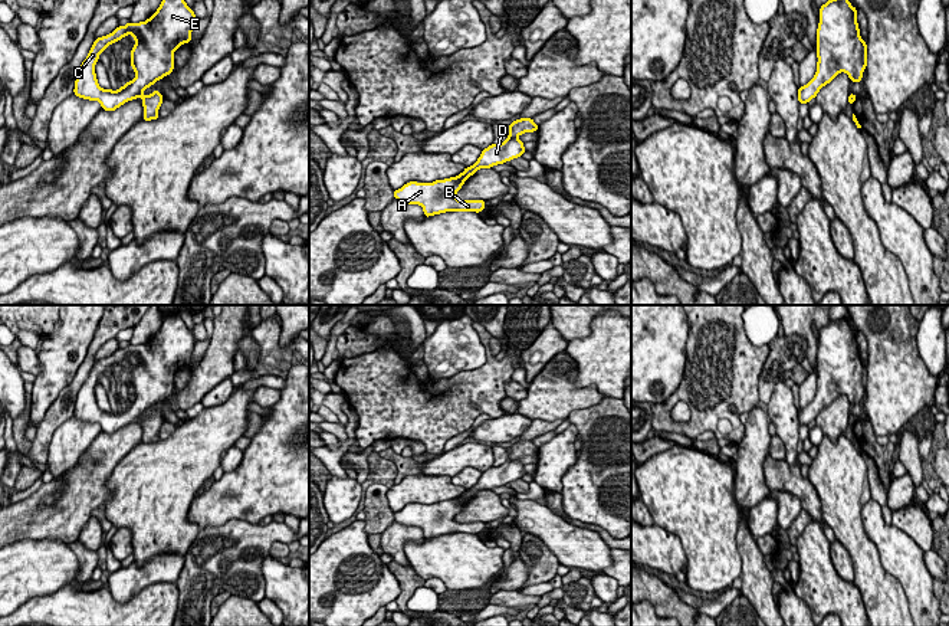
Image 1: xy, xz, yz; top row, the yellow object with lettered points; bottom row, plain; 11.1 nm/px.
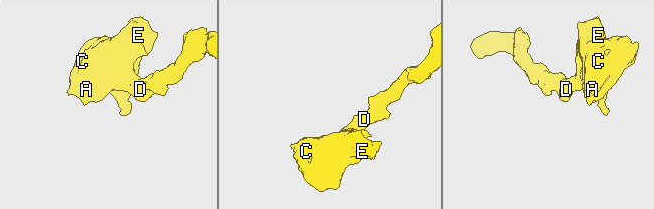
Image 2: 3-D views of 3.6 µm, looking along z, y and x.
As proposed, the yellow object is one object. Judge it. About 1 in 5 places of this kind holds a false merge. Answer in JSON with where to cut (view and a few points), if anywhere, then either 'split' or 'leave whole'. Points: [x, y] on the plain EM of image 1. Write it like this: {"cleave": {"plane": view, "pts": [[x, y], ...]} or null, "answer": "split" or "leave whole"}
{"cleave": null, "answer": "leave whole"}

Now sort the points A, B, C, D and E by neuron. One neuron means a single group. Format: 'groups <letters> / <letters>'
groups A B C D E

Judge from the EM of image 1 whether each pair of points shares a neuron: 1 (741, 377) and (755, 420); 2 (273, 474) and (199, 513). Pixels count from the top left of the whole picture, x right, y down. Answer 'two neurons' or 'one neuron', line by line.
1: two neurons
2: one neuron

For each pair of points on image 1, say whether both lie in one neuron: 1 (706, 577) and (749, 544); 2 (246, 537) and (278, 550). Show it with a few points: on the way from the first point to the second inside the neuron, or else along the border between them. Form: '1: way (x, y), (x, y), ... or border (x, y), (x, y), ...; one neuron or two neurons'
1: border (739, 518), (738, 576); two neurons
2: border (286, 543), (273, 543), (269, 554); two neurons

